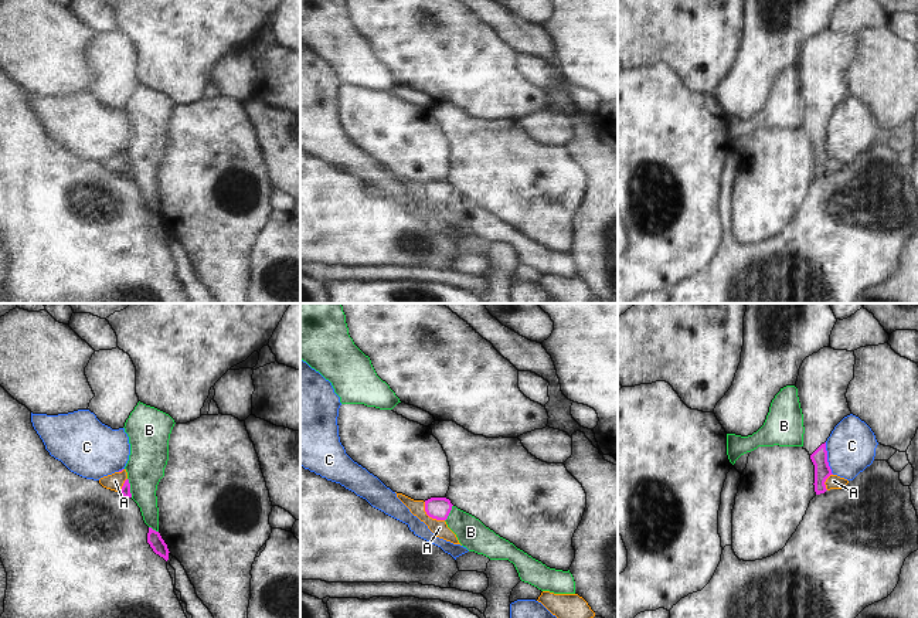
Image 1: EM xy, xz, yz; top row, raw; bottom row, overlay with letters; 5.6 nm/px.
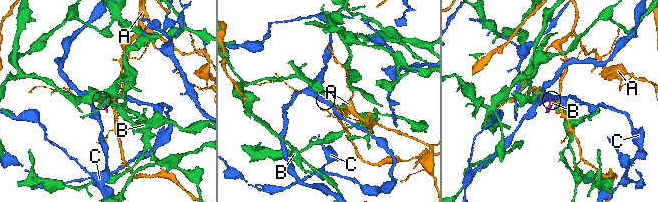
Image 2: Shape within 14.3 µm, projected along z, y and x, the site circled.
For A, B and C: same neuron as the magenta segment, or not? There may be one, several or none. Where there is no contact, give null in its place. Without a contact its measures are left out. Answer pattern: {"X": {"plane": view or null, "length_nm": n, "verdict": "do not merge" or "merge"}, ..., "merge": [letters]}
{"A": {"plane": "xz", "length_nm": 160, "verdict": "do not merge"}, "B": {"plane": "xy", "length_nm": 110, "verdict": "do not merge"}, "C": {"plane": "yz", "length_nm": 190, "verdict": "do not merge"}, "merge": []}

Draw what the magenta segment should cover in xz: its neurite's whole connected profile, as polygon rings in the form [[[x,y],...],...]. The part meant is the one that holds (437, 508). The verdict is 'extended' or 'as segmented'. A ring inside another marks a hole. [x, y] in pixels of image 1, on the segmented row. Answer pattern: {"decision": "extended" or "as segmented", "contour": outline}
{"decision": "as segmented", "contour": [[[431,498],[425,500],[425,512],[429,517],[436,520],[446,520],[450,510],[452,503],[446,498]]]}

